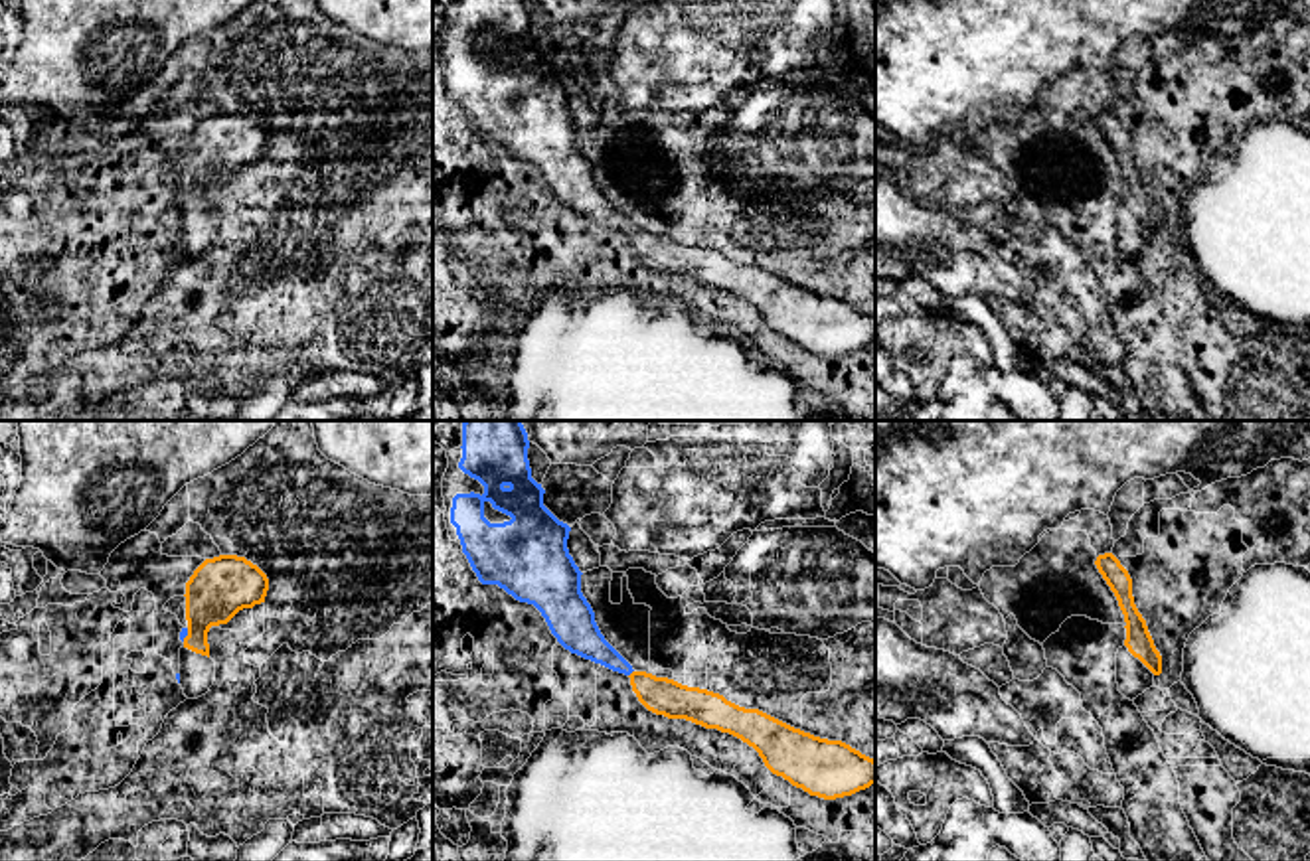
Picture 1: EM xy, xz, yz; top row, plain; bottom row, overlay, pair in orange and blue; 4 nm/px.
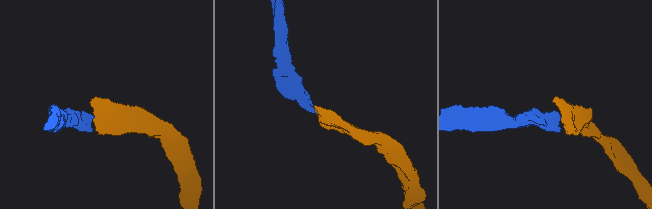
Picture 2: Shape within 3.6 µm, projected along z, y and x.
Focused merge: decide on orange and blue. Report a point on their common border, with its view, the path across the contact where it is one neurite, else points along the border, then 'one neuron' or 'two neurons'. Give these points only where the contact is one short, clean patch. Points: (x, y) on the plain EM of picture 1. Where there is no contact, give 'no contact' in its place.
meets orange in xz at (631, 232); runs through xz (662, 253), (631, 232), (583, 194); one neuron

